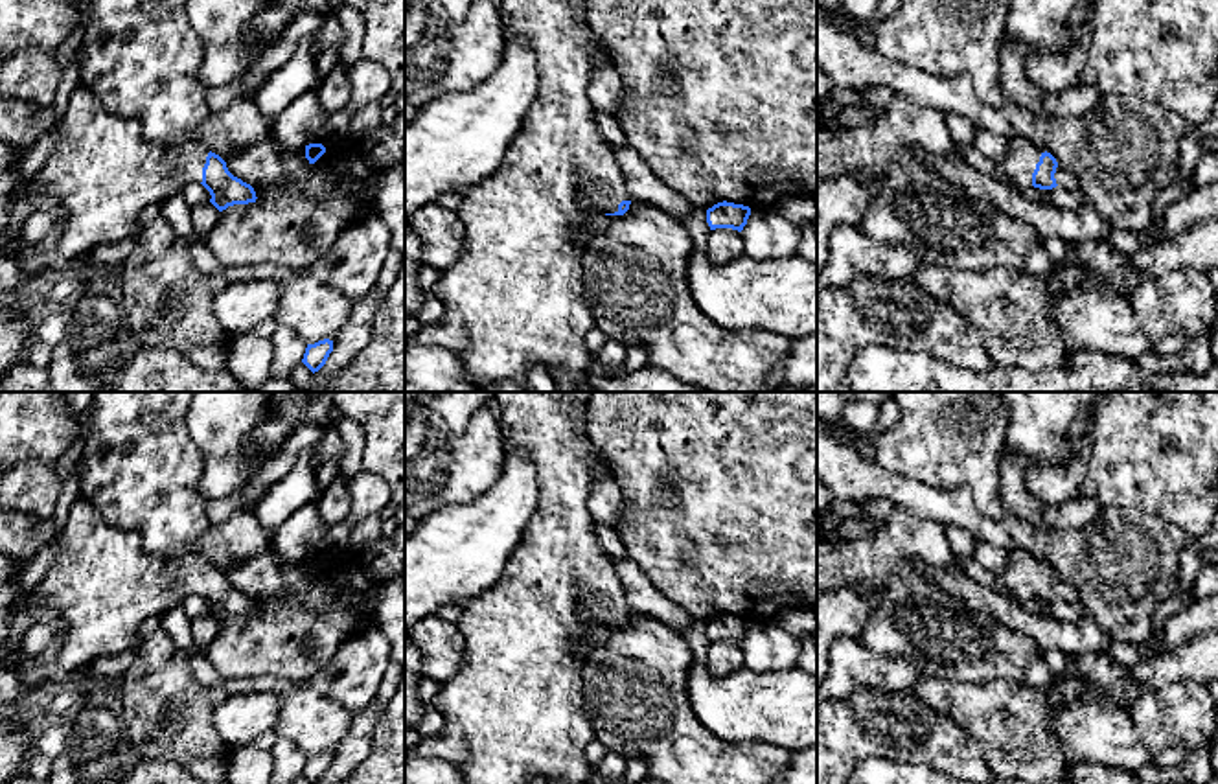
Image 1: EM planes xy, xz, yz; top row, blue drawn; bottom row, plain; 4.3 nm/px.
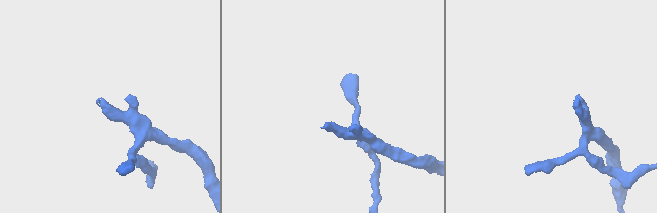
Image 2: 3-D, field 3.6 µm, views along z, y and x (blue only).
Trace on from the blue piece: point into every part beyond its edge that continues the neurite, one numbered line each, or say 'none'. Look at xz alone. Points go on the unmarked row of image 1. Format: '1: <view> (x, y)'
1: xz (514, 711)

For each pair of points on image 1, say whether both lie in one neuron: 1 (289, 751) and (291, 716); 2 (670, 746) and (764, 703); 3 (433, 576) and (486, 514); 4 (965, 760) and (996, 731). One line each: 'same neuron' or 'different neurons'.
1: different neurons
2: different neurons
3: same neuron
4: different neurons

